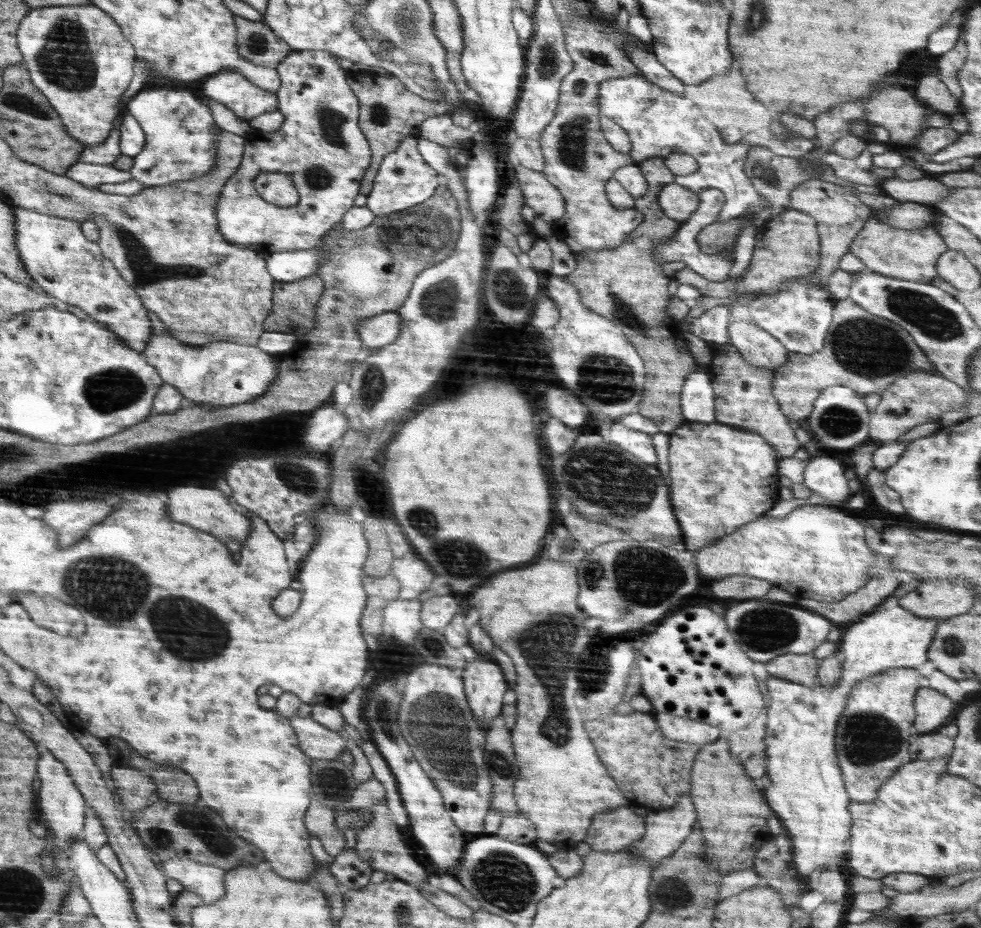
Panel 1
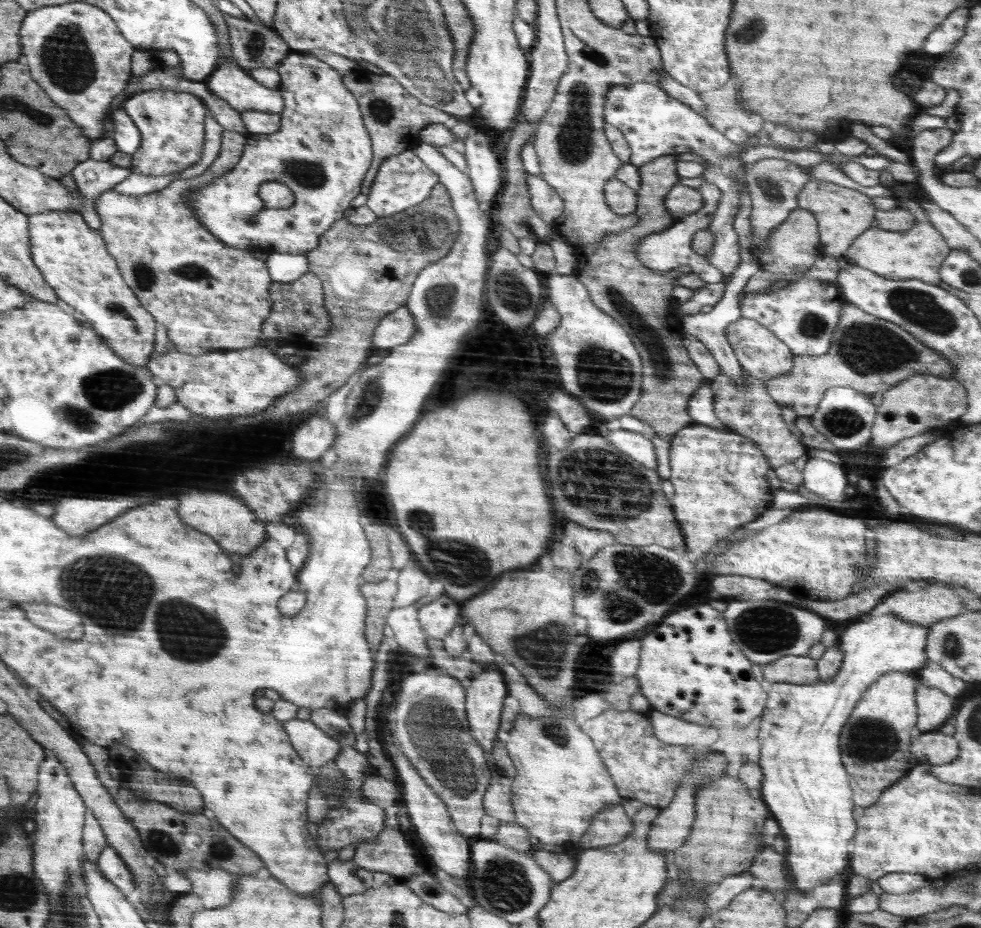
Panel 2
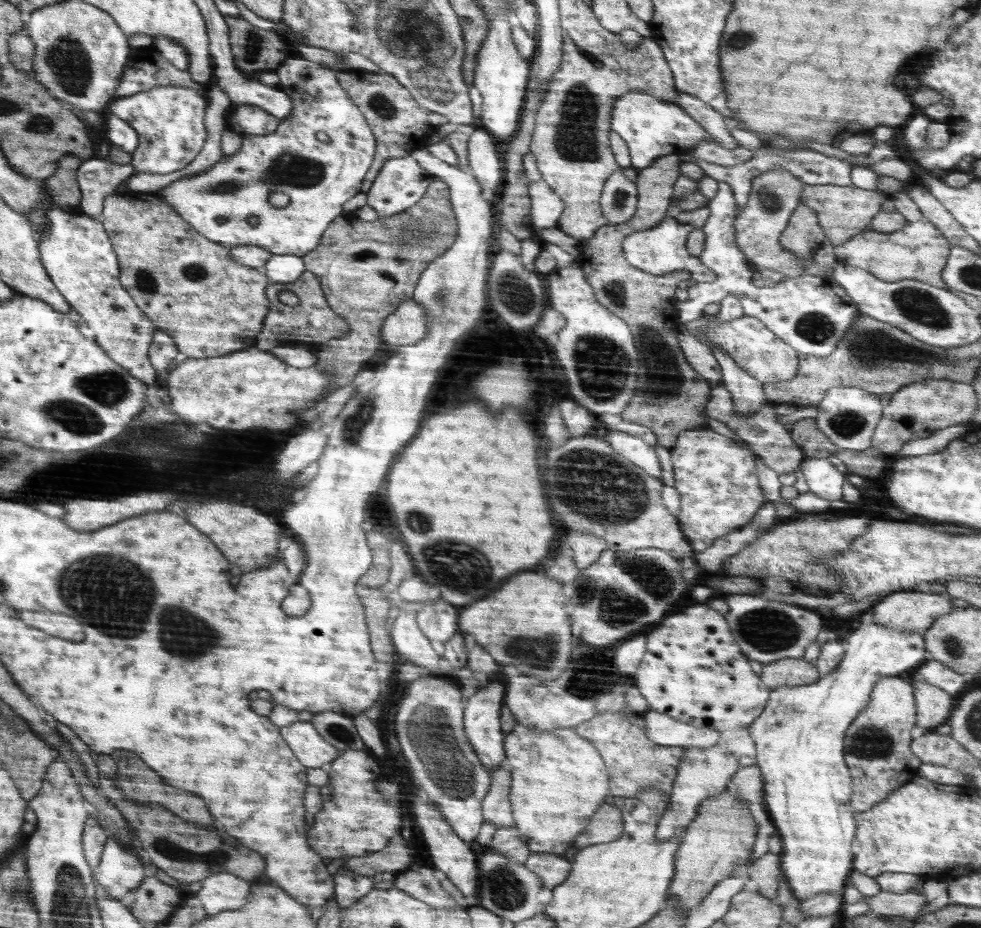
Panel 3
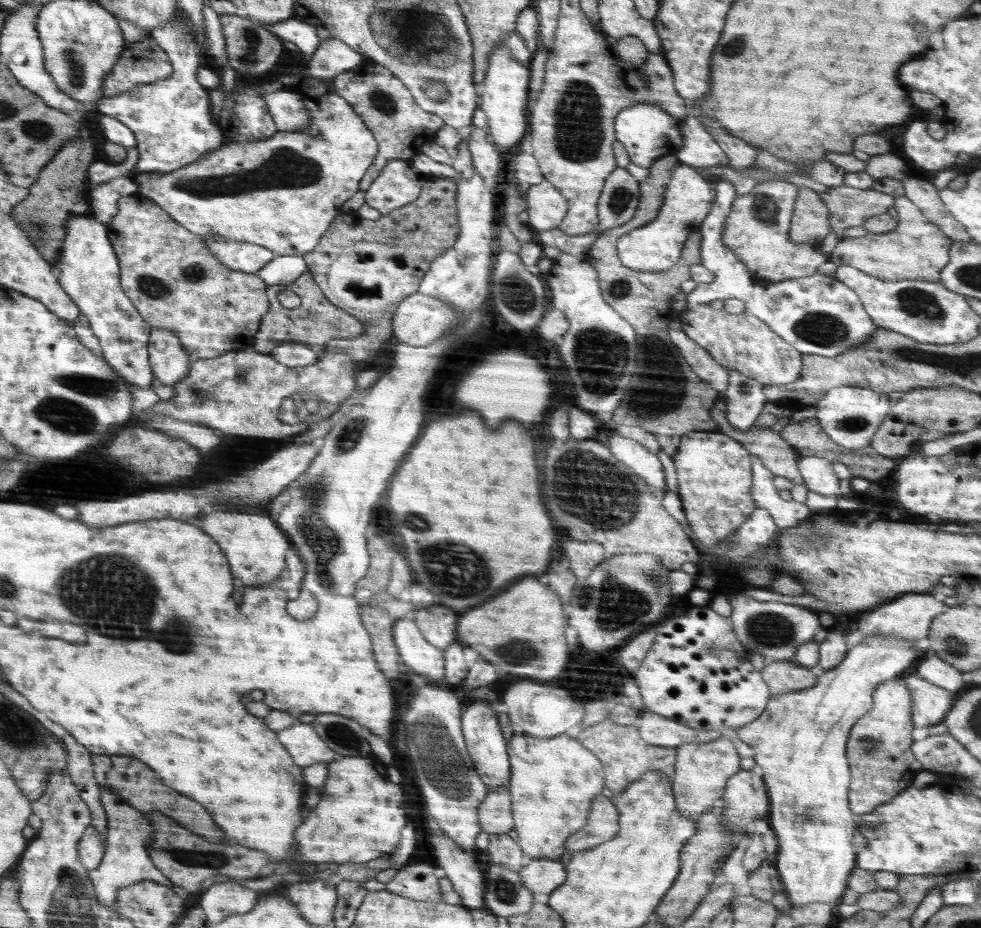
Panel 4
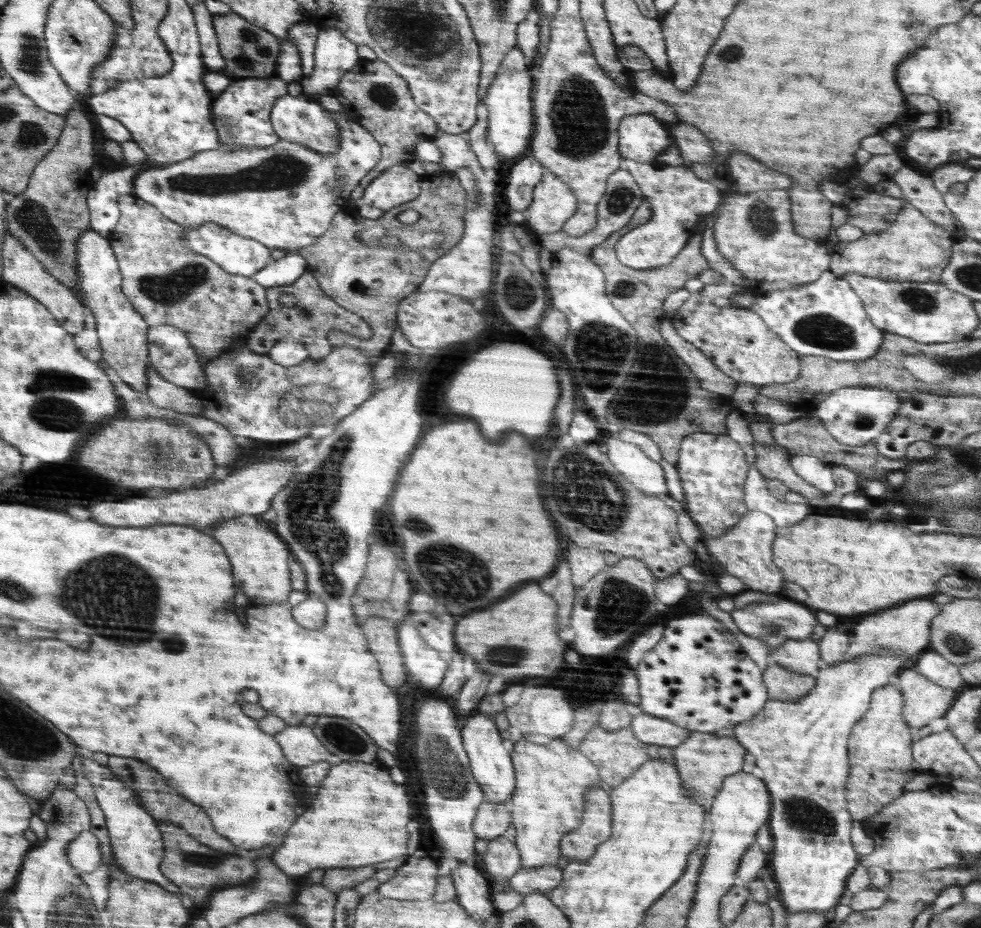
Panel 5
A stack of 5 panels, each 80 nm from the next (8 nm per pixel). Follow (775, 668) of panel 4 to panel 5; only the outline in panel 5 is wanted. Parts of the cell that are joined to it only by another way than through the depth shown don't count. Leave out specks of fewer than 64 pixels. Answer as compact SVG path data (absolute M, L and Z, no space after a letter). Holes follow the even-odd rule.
M778 665L767 666L762 673L769 700L791 701L806 696L816 684L809 674L798 674Z

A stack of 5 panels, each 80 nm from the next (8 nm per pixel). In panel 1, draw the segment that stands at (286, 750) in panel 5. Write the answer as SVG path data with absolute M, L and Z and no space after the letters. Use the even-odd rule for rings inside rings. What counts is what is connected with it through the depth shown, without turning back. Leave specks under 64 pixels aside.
M311 716L290 717L290 720L299 738L299 745L310 760L339 759L349 746L350 740L345 735L322 726Z

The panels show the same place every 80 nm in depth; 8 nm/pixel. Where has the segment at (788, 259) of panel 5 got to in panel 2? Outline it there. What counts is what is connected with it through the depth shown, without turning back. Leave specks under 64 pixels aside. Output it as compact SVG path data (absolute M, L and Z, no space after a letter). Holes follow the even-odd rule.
M763 158L745 166L745 184L751 201L751 247L759 256L767 249L767 240L773 230L781 225L793 210L797 209L797 194L810 180L809 174L792 161L779 158Z

